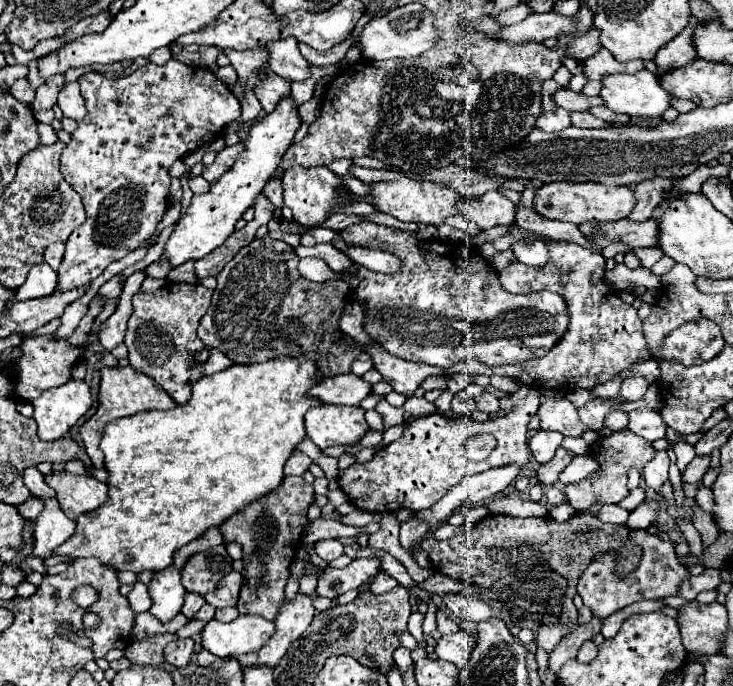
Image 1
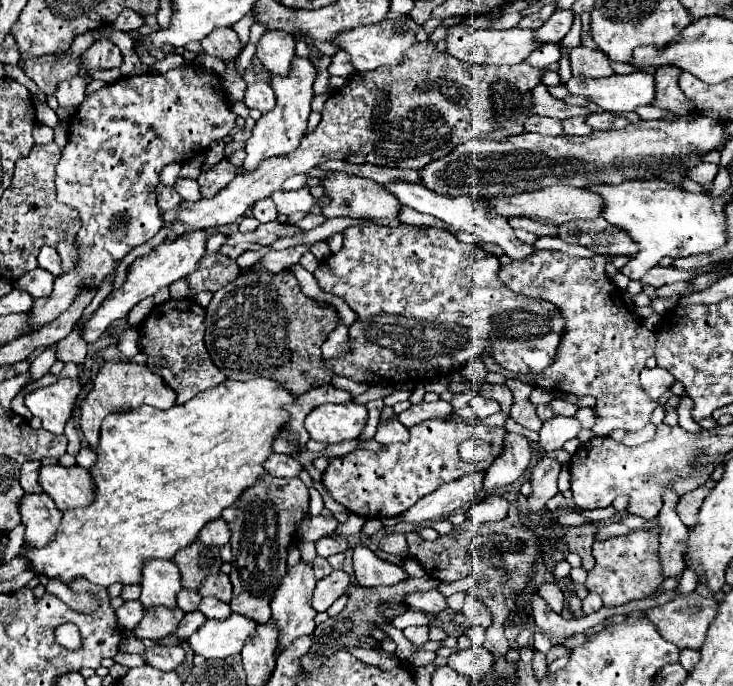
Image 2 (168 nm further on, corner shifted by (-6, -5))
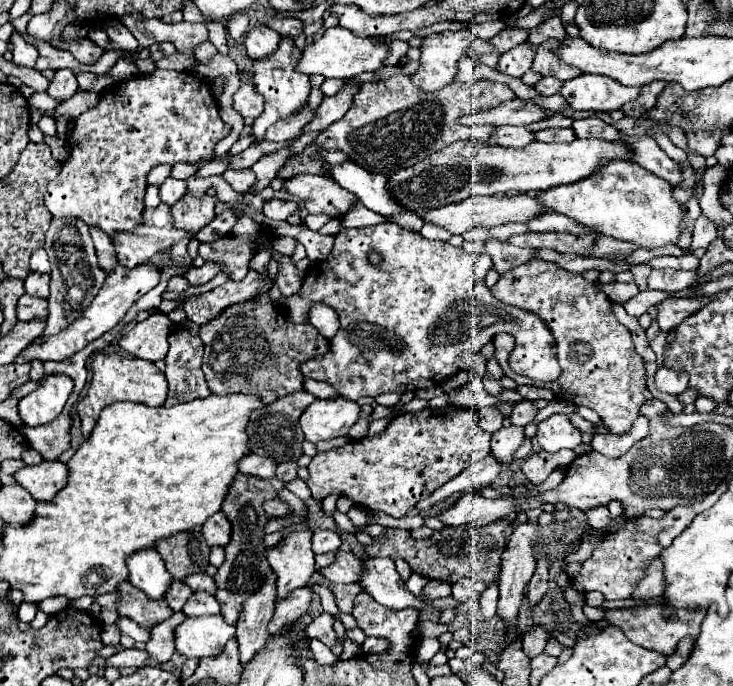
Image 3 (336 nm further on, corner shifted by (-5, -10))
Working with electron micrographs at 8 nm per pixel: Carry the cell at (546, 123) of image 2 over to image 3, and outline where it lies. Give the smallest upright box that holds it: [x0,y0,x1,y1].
[484,127,534,147]

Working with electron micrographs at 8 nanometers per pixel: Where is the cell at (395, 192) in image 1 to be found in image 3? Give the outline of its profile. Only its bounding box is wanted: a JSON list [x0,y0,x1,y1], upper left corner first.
[282,175,358,217]

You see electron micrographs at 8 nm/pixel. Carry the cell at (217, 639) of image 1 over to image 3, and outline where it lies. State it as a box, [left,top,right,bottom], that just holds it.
[174,615,236,657]

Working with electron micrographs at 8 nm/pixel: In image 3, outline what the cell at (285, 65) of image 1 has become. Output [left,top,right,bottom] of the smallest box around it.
[244,25,280,61]

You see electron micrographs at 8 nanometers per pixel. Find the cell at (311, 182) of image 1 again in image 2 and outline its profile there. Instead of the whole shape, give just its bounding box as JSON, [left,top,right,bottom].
[271,188,317,216]

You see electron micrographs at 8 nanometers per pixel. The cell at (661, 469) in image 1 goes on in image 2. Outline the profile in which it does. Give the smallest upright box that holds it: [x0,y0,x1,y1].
[657,488,689,578]

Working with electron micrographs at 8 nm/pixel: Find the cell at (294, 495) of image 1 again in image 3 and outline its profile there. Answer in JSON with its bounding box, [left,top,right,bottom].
[214,473,284,625]

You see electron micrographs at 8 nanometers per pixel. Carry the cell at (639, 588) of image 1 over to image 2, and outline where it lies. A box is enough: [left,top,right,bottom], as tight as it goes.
[587,518,663,608]

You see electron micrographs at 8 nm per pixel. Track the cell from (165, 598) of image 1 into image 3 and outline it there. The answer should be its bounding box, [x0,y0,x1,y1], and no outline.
[126,549,172,599]

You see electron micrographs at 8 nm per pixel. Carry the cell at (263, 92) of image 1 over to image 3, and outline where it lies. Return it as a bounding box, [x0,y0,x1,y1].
[232,83,264,119]

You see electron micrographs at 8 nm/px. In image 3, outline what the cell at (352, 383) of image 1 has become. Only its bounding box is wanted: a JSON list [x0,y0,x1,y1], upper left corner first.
[246,391,316,463]

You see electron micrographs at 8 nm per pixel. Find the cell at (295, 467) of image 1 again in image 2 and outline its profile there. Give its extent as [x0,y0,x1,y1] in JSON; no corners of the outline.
[265,454,303,478]

